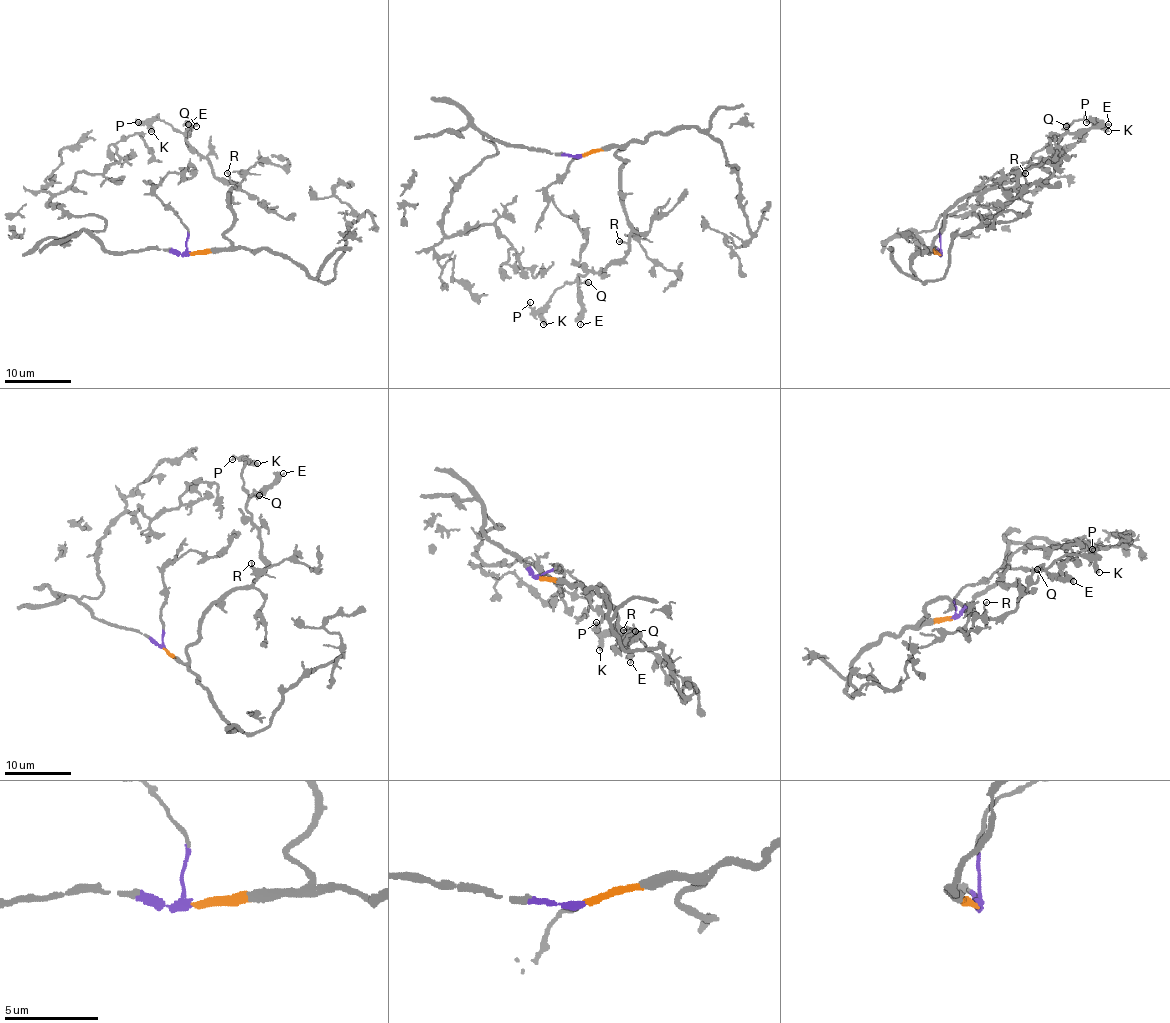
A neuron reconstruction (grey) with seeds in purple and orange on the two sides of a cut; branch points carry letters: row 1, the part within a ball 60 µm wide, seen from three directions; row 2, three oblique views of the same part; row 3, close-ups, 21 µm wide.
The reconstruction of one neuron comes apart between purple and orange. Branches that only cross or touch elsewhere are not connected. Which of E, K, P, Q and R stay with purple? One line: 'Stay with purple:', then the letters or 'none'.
Stay with purple: none

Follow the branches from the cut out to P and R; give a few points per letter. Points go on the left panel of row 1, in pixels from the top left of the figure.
P: (190, 252), (227, 249), (224, 234), (234, 214), (229, 194), (239, 187), (220, 181), (163, 120), (138, 122)
R: (190, 252), (227, 249), (230, 241), (224, 234), (234, 214), (229, 194), (239, 187), (227, 172)

